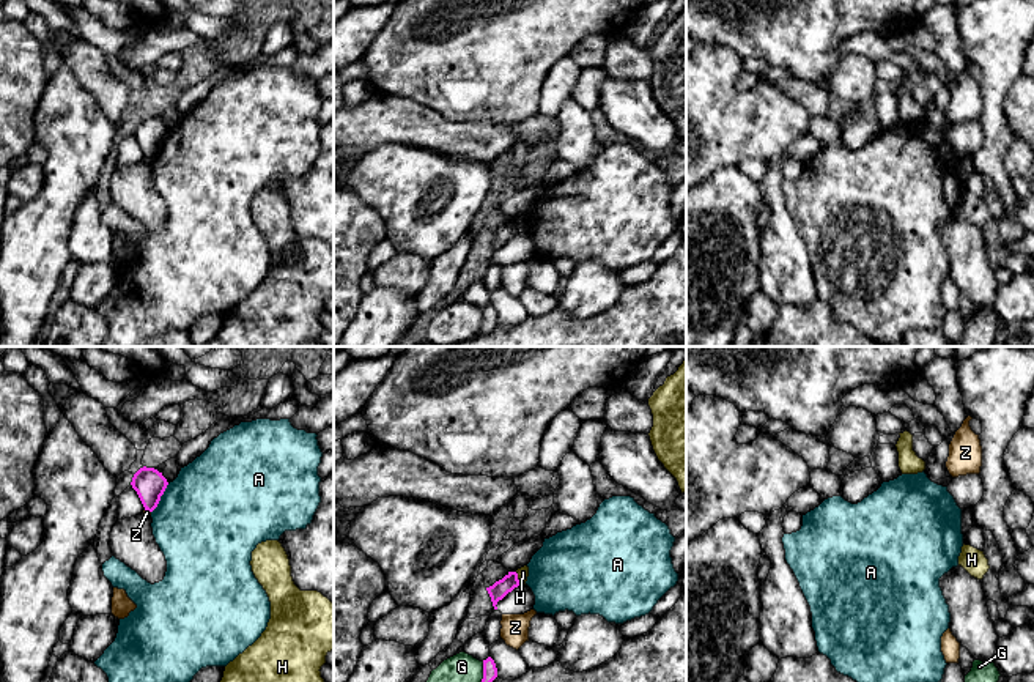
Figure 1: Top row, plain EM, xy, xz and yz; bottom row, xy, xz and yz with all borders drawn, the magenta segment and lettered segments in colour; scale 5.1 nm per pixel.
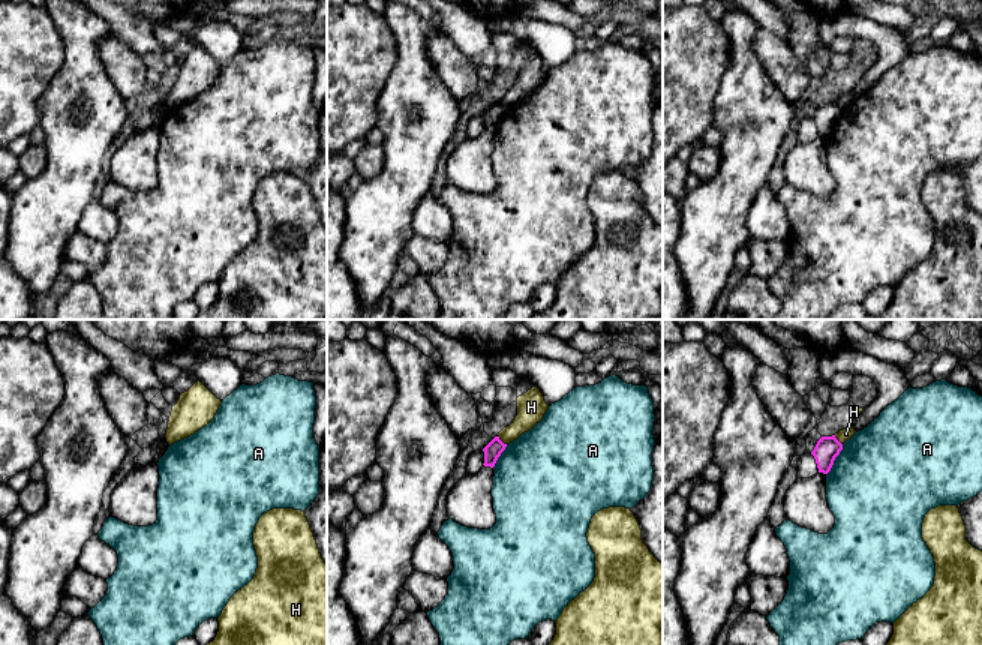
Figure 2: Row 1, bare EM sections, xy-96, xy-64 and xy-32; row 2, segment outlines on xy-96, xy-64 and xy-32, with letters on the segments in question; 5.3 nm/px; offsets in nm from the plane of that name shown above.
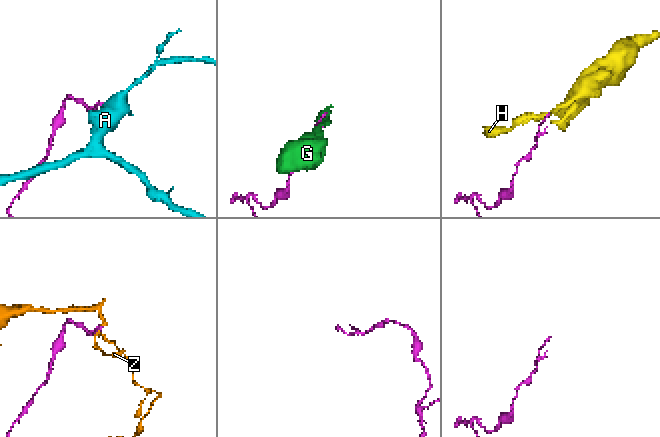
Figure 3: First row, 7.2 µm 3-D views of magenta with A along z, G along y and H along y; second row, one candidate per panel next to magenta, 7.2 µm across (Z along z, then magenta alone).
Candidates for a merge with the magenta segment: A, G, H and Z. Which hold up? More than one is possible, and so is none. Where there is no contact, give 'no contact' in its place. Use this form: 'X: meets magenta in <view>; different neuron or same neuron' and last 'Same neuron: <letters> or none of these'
A: meets magenta in xy; different neuron
G: meets magenta in xz; different neuron
H: meets magenta in xz; different neuron
Z: meets magenta in xy; different neuron
Same neuron: none of these

